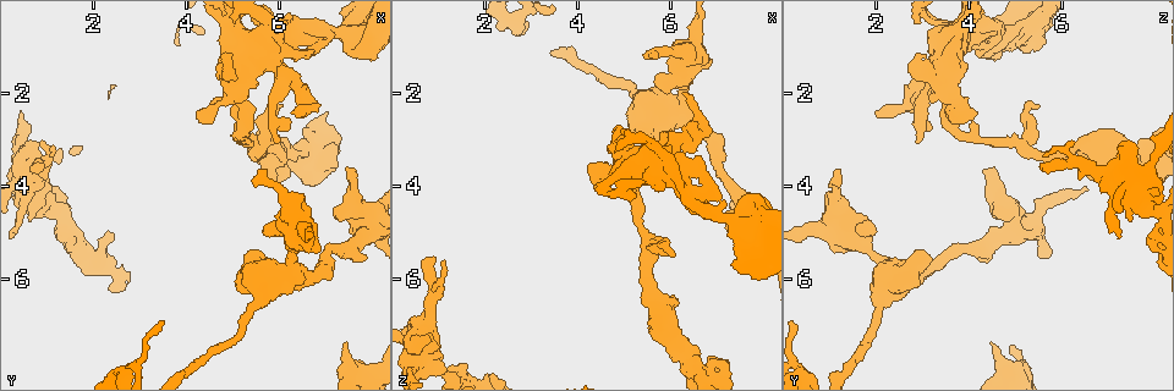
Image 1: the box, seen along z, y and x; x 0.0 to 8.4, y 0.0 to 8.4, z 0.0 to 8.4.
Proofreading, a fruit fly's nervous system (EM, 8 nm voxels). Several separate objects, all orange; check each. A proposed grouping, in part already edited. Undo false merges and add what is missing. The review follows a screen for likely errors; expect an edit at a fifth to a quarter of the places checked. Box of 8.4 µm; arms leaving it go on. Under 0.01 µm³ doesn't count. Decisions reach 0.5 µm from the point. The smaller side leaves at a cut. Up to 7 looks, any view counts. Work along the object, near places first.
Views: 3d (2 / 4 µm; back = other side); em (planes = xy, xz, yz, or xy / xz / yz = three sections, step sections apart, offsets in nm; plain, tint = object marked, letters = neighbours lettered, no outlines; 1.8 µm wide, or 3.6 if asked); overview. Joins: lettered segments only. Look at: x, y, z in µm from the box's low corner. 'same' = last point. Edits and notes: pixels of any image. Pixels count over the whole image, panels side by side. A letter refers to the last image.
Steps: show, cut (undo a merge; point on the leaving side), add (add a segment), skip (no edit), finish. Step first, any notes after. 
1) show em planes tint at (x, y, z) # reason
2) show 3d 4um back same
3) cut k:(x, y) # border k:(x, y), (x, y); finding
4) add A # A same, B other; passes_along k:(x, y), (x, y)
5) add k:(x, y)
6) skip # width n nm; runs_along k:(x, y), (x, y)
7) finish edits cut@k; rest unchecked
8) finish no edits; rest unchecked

show em yz step 4 tint at (6.45, 0.70, 4.30) # abrupt turn

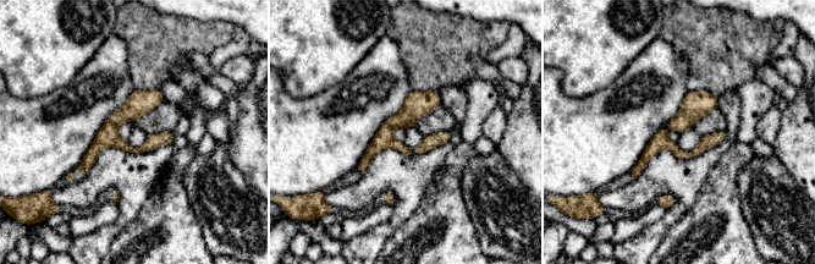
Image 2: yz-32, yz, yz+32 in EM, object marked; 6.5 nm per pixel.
show em planes tint same

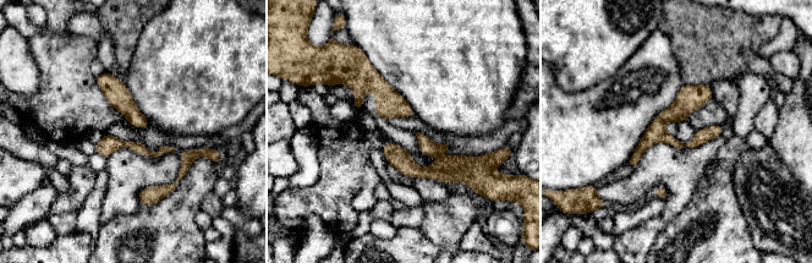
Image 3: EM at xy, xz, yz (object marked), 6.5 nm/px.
show em planes letters same

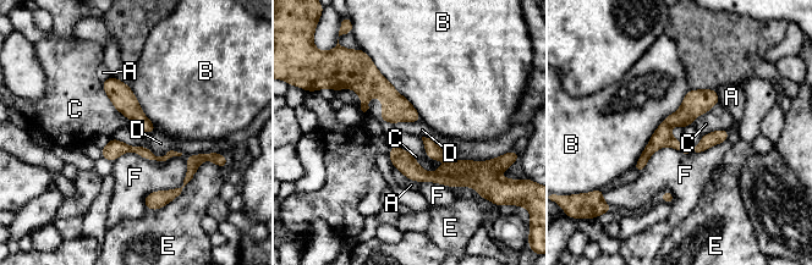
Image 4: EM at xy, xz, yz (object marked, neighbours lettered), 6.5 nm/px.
cut 4:(483, 176) # A other, B other, C other, D other, E other, F other; part_leaving 4:(108, 82), (132, 111), (152, 128); two neurons meet here

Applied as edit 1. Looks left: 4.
show overview

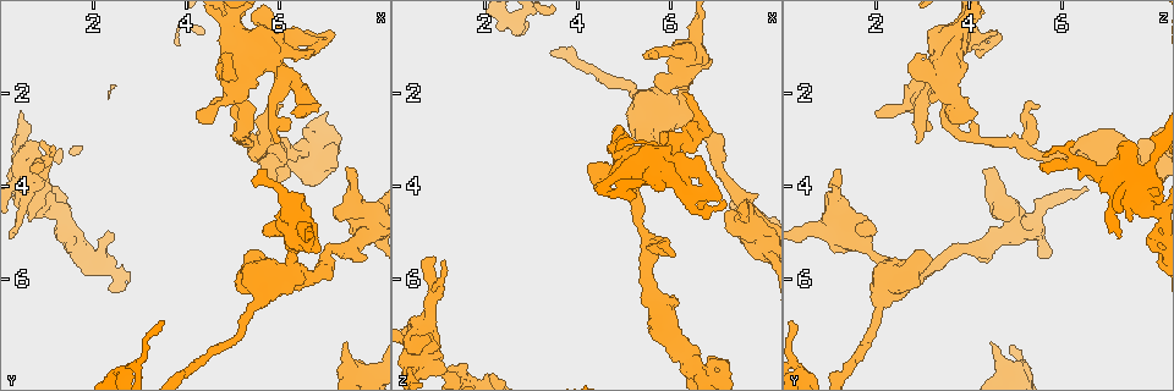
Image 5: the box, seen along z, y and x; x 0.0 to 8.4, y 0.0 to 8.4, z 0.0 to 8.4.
show em planes letters at (4.85, 1.65, 2.90) # abrupt turn

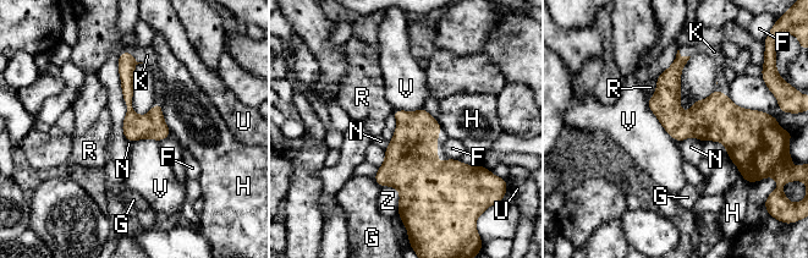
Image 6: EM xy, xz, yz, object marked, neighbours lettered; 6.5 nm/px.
add K # width 170 nm; F other, G other, H other, K same, N other, R other, U other, V other, Z other; passes_along 6:(411, 165), (437, 148), (441, 136); the neuron continues

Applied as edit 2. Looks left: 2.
finish edits cut@4, add@6; rest unchecked

